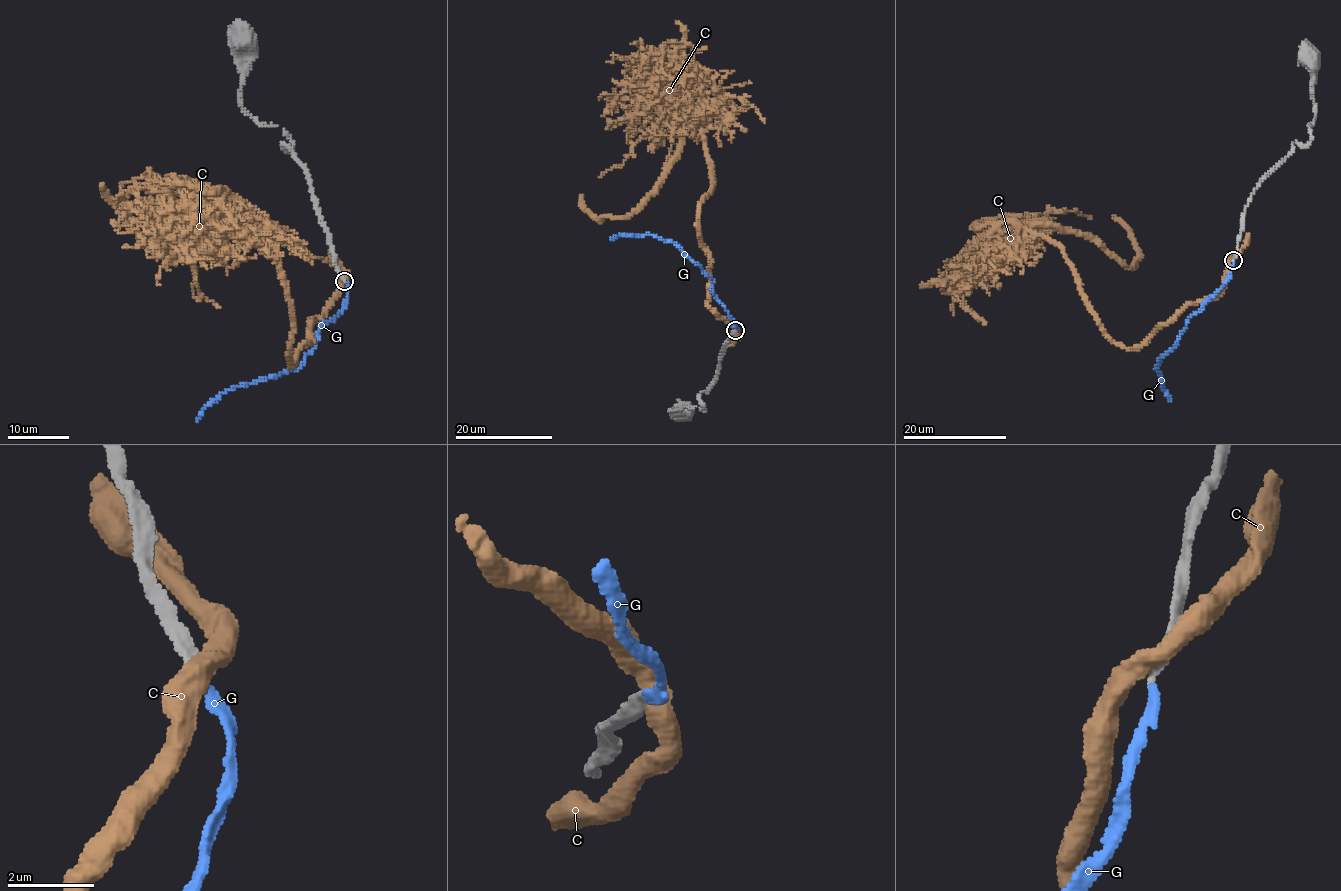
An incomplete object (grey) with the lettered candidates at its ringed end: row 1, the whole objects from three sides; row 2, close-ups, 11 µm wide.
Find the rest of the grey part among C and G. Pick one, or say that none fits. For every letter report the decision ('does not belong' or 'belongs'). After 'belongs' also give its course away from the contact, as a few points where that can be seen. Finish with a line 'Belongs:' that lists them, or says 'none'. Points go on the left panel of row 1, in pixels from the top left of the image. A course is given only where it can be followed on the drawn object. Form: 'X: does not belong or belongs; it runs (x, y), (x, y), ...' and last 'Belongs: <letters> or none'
C: does not belong
G: does not belong
Belongs: none

